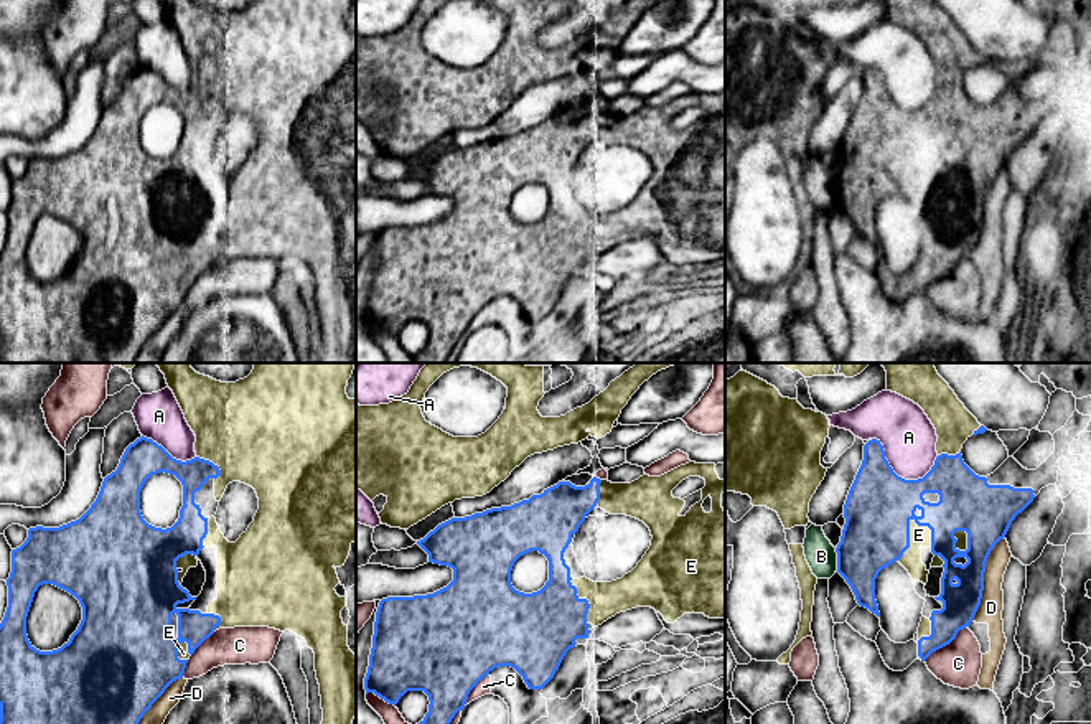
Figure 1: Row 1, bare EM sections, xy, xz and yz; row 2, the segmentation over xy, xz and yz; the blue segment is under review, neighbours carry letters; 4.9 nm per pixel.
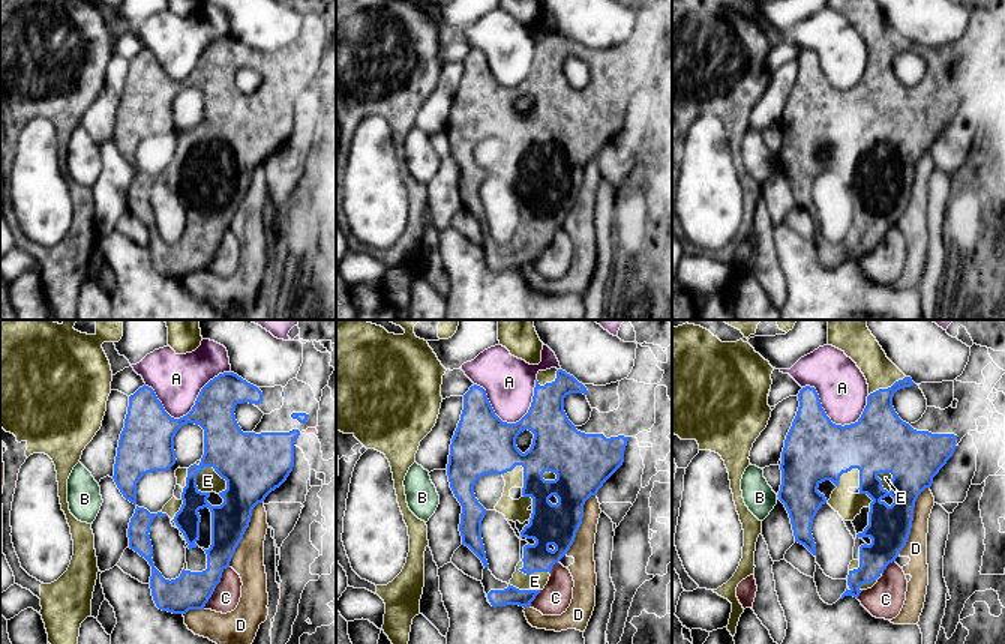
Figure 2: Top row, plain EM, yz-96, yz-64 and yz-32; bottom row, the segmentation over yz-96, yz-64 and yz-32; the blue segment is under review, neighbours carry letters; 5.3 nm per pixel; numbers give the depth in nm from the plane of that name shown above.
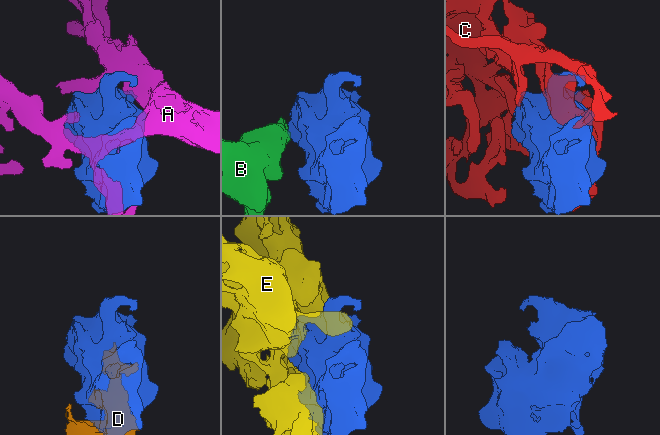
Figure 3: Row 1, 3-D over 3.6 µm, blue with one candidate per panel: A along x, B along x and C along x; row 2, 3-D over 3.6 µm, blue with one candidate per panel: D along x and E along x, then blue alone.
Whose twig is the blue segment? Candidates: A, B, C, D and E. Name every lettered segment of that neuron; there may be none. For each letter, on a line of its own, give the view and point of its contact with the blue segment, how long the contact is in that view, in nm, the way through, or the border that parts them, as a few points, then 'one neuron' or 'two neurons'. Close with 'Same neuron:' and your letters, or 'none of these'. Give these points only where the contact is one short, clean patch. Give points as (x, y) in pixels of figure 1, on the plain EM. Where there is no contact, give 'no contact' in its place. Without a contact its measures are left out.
A: meets blue in yz at (900, 108); contact 340 nm long; two neurons
B: meets blue in yz at (838, 190); contact 110 nm long; two neurons
C: meets blue in yz at (945, 276); contact 280 nm long; two neurons
D: meets blue in yz at (983, 210); contact 440 nm long; two neurons
E: meets blue in yz at (908, 164); contact 220 nm long; one neuron
Same neuron: E

